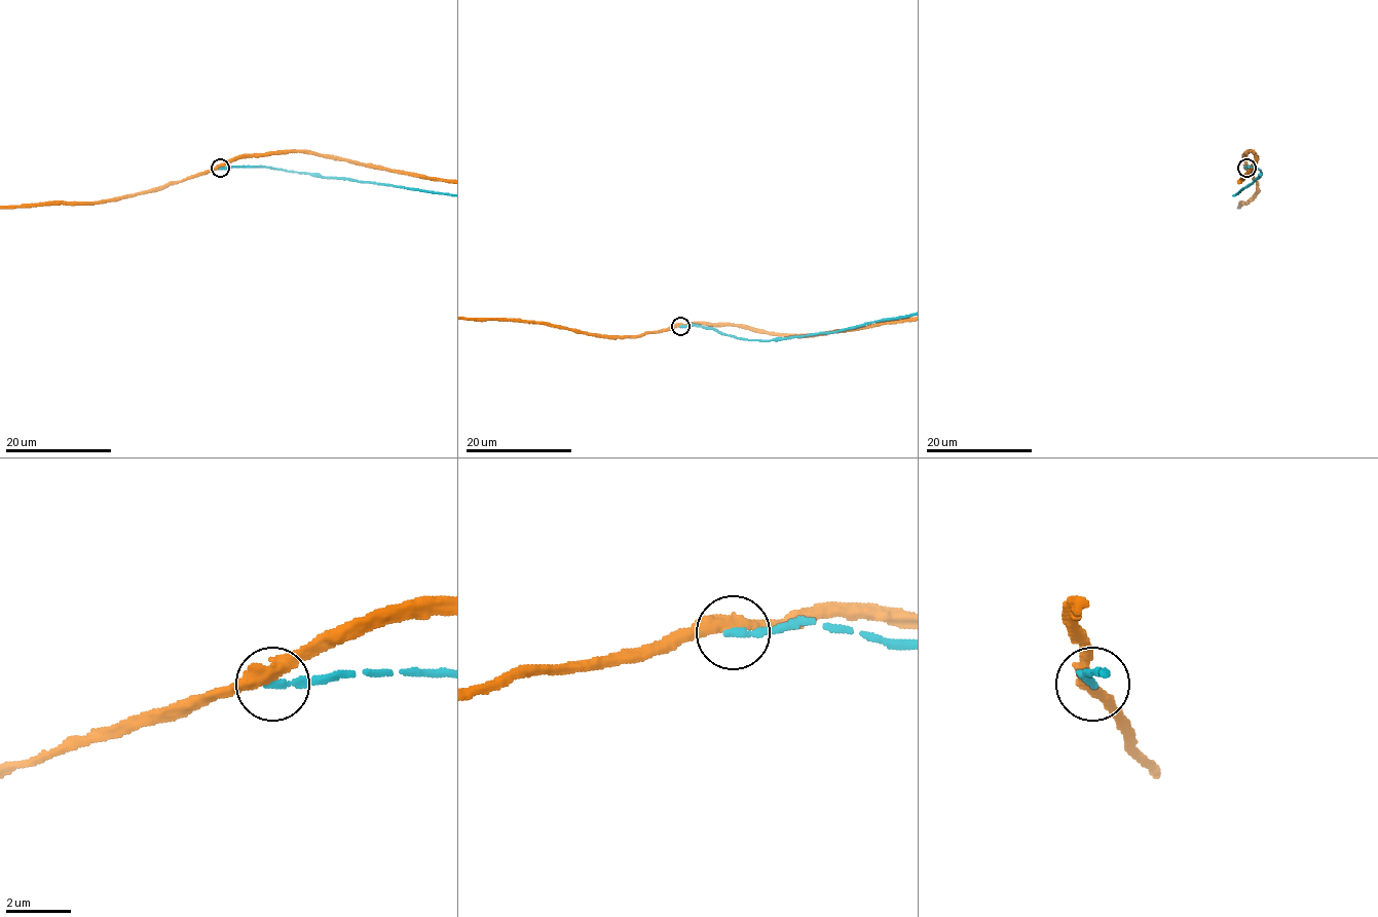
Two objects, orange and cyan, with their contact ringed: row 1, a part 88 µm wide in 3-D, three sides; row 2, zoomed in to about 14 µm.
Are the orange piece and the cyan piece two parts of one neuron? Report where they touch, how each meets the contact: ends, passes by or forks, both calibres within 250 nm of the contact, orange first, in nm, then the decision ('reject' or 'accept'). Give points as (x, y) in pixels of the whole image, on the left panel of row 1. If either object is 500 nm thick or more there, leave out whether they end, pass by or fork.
place (220, 168); orange passes by; cyan ends; calibres 380 and 220 nm; reject

